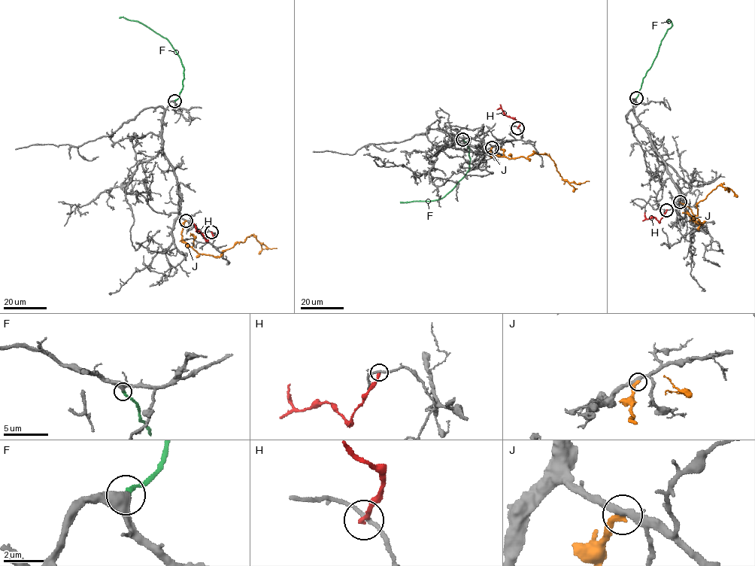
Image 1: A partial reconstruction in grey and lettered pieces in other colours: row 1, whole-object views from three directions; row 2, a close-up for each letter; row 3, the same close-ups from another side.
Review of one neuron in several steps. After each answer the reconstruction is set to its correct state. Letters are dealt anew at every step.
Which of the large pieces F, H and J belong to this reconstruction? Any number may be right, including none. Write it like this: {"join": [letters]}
{"join": ["F"]}

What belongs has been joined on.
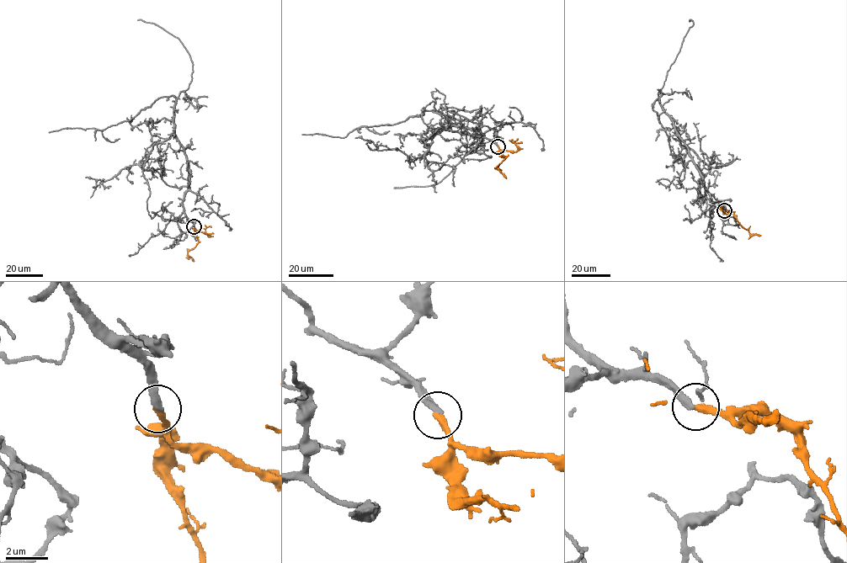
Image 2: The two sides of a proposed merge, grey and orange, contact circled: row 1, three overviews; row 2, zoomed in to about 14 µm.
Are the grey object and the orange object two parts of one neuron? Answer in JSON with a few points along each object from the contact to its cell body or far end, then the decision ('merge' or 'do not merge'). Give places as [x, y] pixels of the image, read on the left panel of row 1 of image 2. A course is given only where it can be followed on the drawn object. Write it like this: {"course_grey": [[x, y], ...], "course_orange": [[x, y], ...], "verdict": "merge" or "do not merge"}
{"course_grey": [[194, 227], [183, 202], [189, 167], [174, 133], [174, 97], [157, 98], [128, 121], [101, 130], [49, 132]], "course_orange": [[194, 227], [198, 243], [188, 255], [194, 261]], "verdict": "merge"}

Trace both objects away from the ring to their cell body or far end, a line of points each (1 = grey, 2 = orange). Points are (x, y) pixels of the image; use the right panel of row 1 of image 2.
1: (724, 210), (712, 204), (689, 148), (656, 100), (652, 108), (668, 136), (670, 155), (678, 156), (673, 171)
2: (724, 210), (733, 213), (750, 234), (760, 235)

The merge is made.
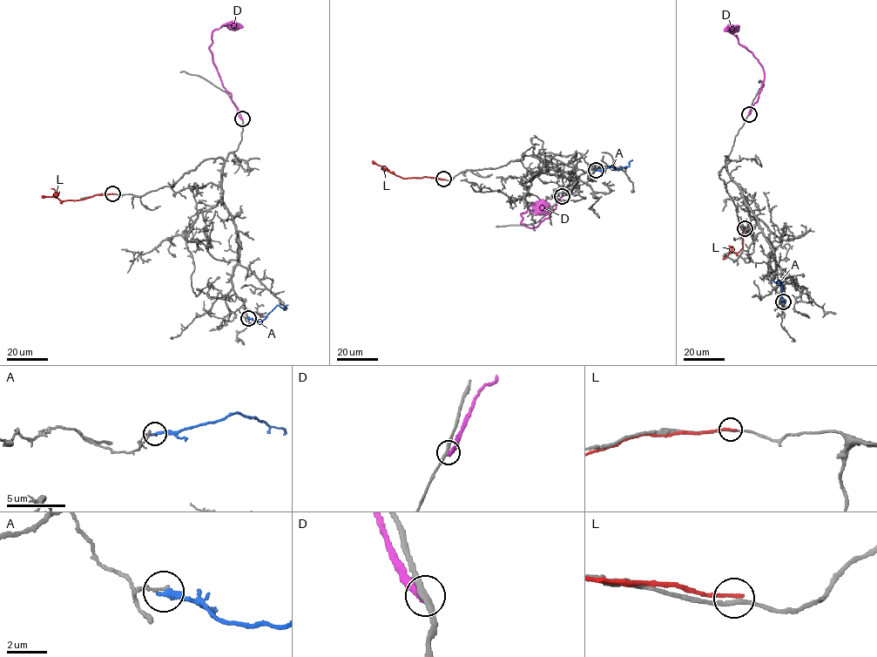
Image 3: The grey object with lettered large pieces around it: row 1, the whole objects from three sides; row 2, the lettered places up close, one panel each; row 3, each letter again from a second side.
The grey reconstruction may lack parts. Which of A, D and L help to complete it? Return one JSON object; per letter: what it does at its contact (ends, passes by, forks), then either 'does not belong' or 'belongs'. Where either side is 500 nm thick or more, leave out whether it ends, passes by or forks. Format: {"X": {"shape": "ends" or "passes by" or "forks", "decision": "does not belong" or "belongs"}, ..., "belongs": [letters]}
{"A": {"shape": "ends", "decision": "does not belong"}, "D": {"shape": "ends", "decision": "does not belong"}, "L": {"shape": "ends", "decision": "does not belong"}, "belongs": []}

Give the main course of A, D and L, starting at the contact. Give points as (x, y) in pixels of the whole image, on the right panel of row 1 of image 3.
A: (783, 301), (782, 286), (779, 281), (775, 282), (772, 280)
D: (748, 114), (761, 90), (764, 72), (758, 59), (729, 31), (729, 29), (738, 24)
L: (745, 228), (741, 235), (742, 248), (722, 259)

